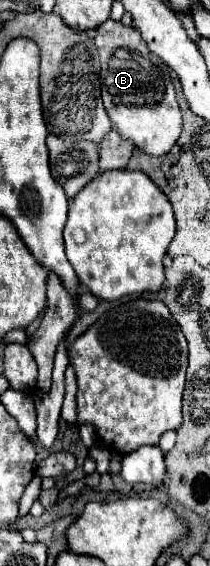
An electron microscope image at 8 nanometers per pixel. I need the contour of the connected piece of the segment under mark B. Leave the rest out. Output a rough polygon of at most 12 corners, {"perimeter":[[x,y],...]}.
{"perimeter":[[135,27],[95,29],[111,125],[169,153],[181,111],[169,67]]}

